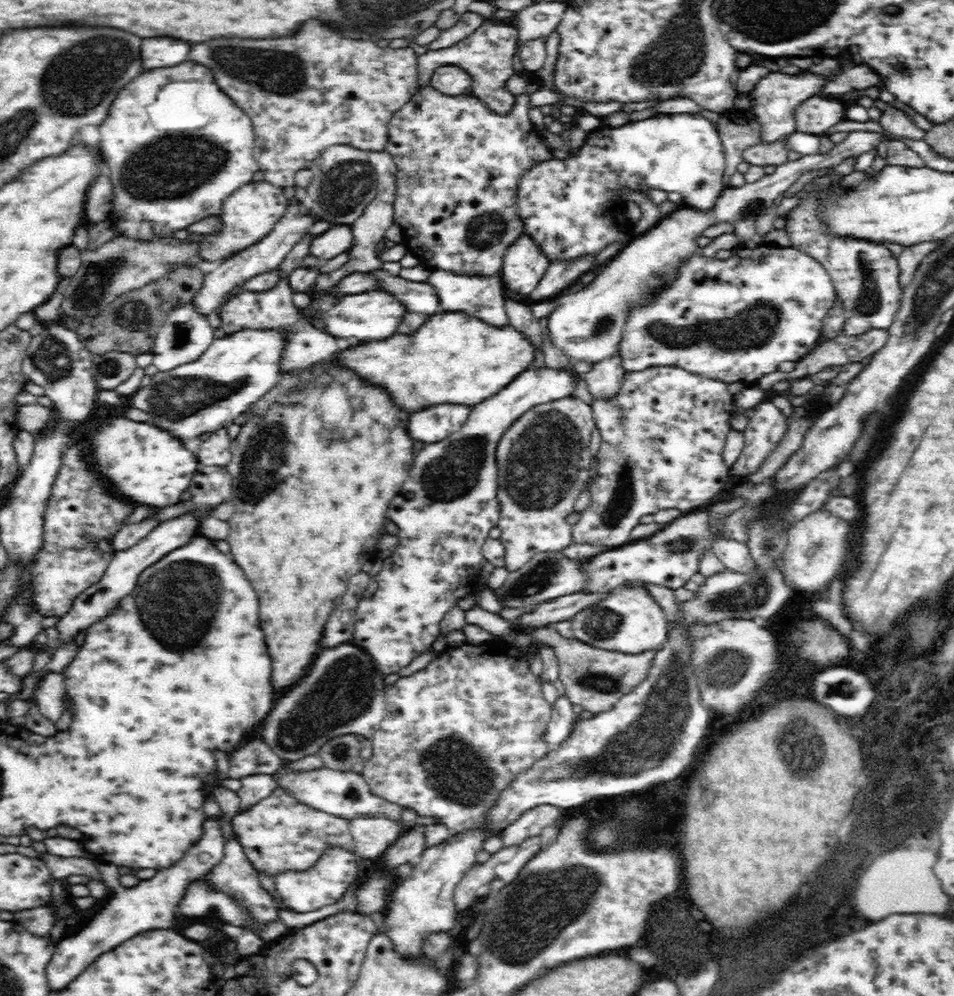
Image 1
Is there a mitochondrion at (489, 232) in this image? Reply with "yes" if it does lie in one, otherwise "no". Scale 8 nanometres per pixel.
yes

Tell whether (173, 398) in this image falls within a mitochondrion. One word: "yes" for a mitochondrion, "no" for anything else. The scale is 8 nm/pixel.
yes

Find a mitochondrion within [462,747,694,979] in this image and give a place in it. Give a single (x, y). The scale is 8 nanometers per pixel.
(545, 903)

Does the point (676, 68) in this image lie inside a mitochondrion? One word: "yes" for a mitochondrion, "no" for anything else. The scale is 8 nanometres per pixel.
yes

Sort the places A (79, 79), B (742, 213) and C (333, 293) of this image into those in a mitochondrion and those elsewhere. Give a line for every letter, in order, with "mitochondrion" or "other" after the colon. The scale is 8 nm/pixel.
A: mitochondrion
B: mitochondrion
C: other

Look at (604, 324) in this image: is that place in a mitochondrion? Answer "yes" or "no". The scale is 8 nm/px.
yes

